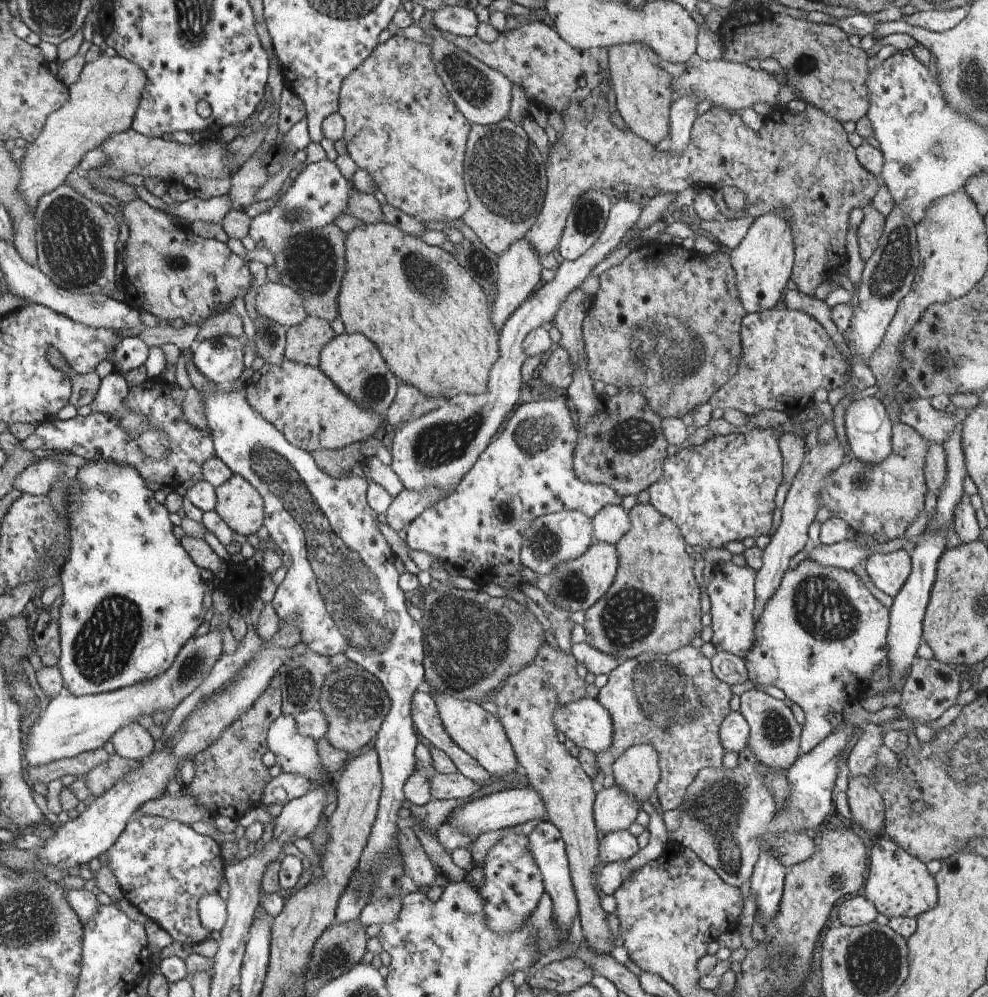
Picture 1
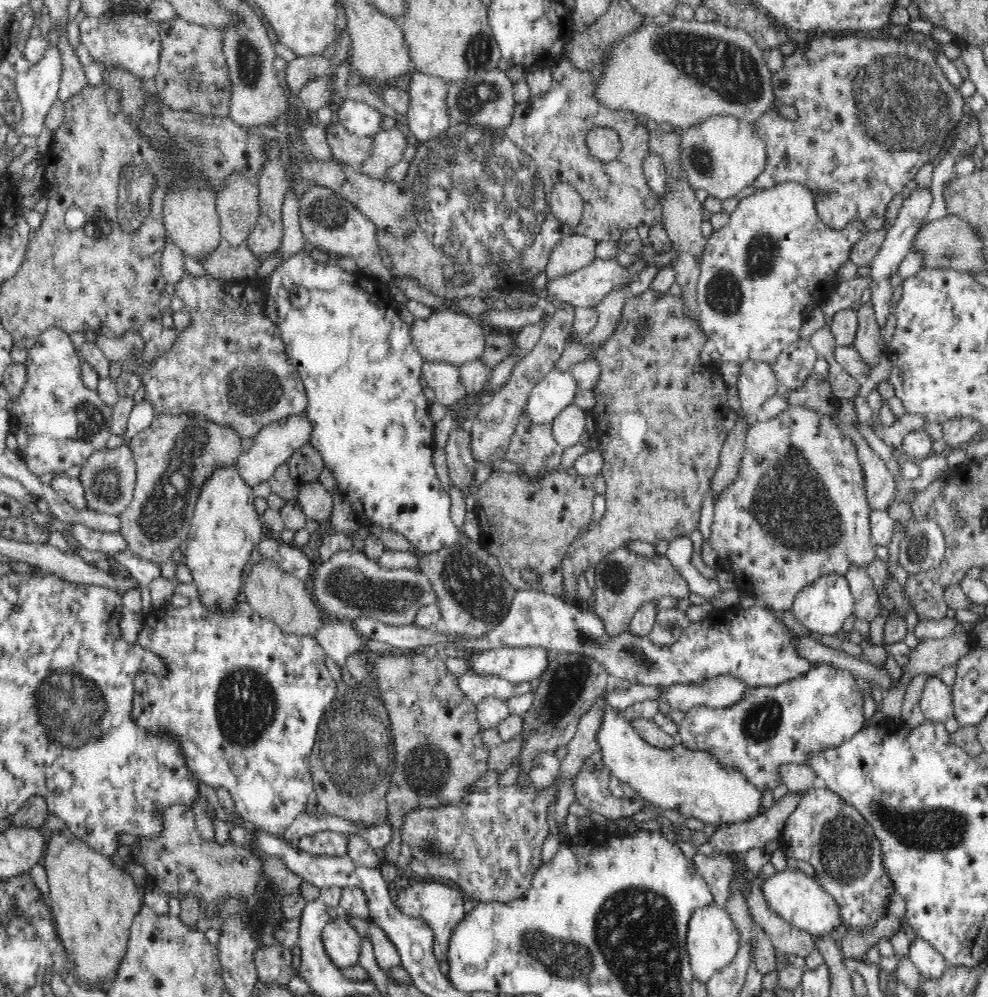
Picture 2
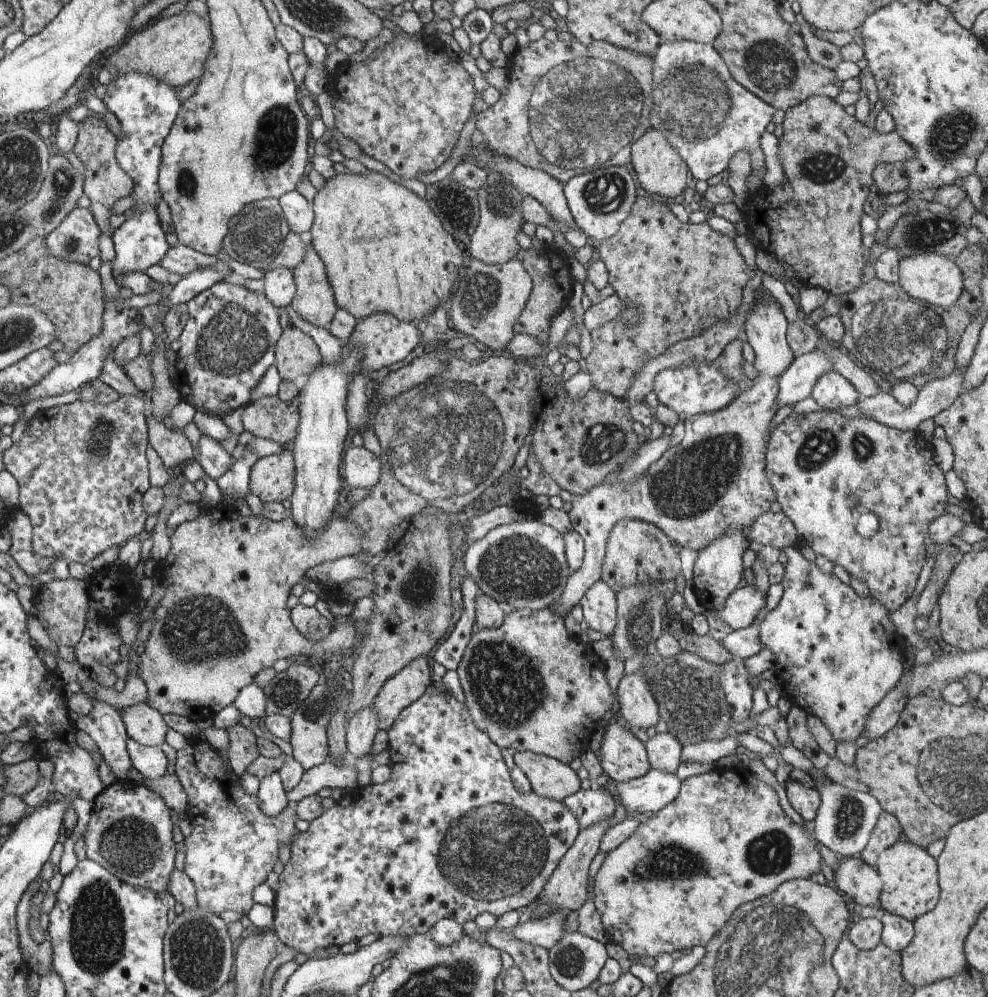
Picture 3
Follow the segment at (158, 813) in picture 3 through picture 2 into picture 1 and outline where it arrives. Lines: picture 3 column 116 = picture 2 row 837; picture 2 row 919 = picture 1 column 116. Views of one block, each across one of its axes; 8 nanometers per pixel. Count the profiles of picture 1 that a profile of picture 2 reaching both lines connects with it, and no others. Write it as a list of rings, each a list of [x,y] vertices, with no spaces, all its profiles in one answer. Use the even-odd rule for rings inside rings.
[[[136,815],[120,839],[107,852],[103,864],[110,867],[120,883],[120,889],[128,903],[134,905],[154,923],[160,926],[174,941],[192,946],[202,943],[216,934],[201,924],[196,902],[207,893],[218,890],[218,874],[222,882],[222,858],[220,846],[212,838],[200,836],[190,826],[163,817]]]

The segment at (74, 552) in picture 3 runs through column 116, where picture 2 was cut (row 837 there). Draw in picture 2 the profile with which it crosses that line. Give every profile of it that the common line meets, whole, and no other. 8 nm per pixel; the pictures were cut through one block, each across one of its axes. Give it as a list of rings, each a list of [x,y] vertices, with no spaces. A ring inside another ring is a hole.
[[[556,774],[556,780],[546,788],[546,790],[540,789],[538,785],[533,784],[532,781],[529,783],[515,783],[510,786],[500,786],[499,783],[488,787],[485,791],[474,790],[470,797],[463,801],[462,804],[446,805],[440,808],[423,808],[410,812],[406,818],[404,818],[404,824],[402,826],[401,842],[399,844],[399,853],[402,853],[404,858],[410,860],[408,869],[412,870],[412,873],[420,874],[420,876],[426,876],[426,878],[442,878],[444,884],[448,884],[446,880],[458,884],[462,888],[464,894],[470,894],[474,900],[480,900],[480,902],[486,903],[511,903],[512,900],[524,899],[526,892],[532,886],[532,880],[534,879],[535,873],[543,865],[541,850],[542,844],[546,837],[552,832],[551,823],[551,811],[552,806],[555,802],[555,794],[557,793],[557,784],[559,783],[559,774]]]

